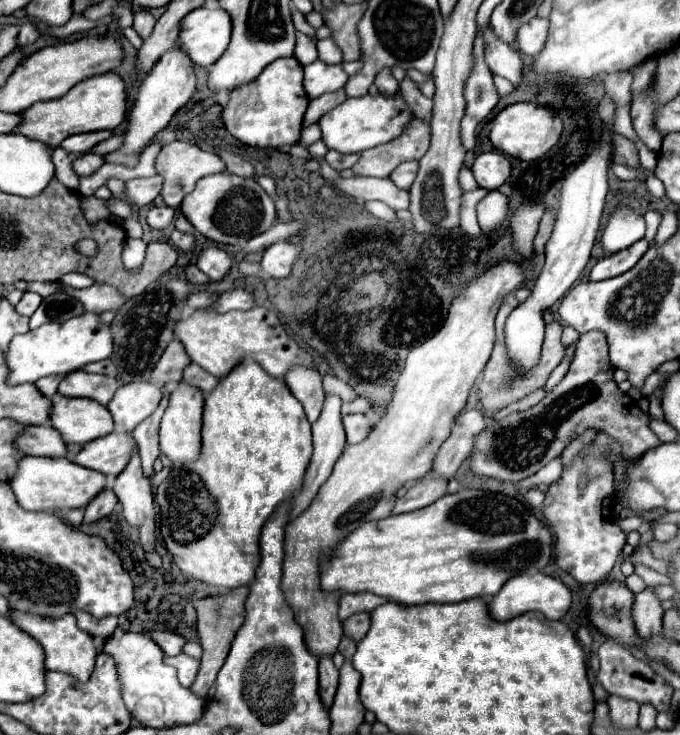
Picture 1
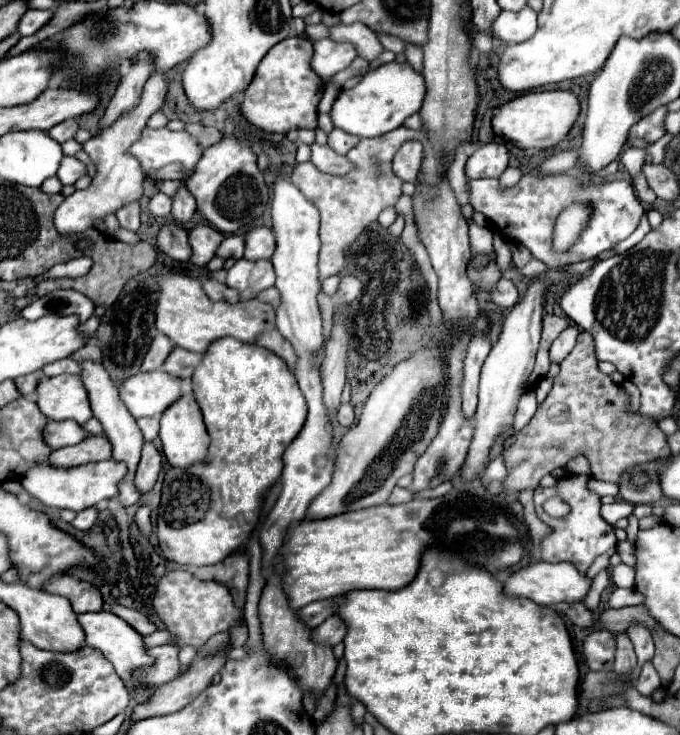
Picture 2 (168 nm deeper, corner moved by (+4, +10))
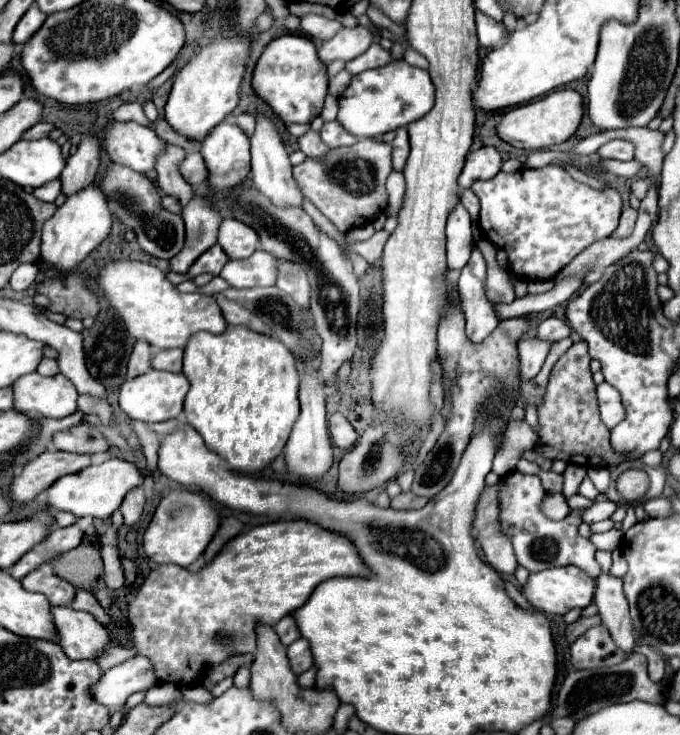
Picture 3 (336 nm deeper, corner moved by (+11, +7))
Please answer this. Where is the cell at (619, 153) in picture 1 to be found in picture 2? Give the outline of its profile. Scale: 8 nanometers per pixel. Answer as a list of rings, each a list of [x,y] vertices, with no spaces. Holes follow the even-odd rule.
[[[643,174],[637,178],[637,180],[633,180],[633,186],[635,186],[635,192],[637,192],[637,196],[639,196],[639,200],[645,204],[645,206],[649,206],[649,204],[653,204],[655,202],[655,192],[647,186],[647,182],[645,182],[645,178],[643,178]]]

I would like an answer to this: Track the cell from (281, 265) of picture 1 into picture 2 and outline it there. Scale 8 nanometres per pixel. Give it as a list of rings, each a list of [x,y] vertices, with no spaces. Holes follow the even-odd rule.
[[[253,226],[245,232],[245,258],[271,258],[275,250],[275,236],[269,226]]]

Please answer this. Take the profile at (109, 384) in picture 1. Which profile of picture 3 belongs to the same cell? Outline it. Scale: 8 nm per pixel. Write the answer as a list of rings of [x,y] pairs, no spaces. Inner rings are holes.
[[[46,357],[40,361],[40,365],[38,365],[36,371],[38,371],[40,375],[46,375],[46,377],[52,377],[52,375],[58,375],[58,373],[60,373],[56,361],[54,361],[54,359],[46,359]]]

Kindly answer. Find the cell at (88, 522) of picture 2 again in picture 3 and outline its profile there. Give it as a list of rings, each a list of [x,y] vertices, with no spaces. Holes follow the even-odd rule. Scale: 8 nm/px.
[[[78,523],[64,527],[64,529],[54,529],[46,541],[42,541],[34,549],[30,549],[24,557],[20,557],[20,561],[16,565],[12,565],[10,575],[16,579],[22,579],[24,575],[28,575],[32,569],[46,563],[48,559],[74,549],[80,541],[82,541],[82,531],[80,531]]]

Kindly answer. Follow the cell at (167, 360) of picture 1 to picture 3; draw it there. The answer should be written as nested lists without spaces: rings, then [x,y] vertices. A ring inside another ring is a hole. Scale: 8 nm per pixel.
[[[138,341],[134,345],[134,351],[130,355],[130,363],[128,363],[128,377],[138,377],[140,373],[146,373],[152,369],[152,355],[154,349],[148,345],[148,341]]]

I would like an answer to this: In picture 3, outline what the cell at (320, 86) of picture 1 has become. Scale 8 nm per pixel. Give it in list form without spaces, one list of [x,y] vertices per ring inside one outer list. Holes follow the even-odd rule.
[[[358,25],[354,29],[344,27],[340,29],[340,33],[336,37],[332,37],[330,41],[324,41],[322,47],[318,49],[318,57],[324,65],[330,65],[336,59],[342,61],[352,61],[358,55],[362,55],[372,43],[372,31]]]

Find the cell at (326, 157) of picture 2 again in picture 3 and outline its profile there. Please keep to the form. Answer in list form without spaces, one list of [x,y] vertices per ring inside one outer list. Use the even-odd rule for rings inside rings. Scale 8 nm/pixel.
[[[312,129],[298,139],[300,143],[300,151],[306,153],[306,157],[324,157],[324,153],[328,153],[328,147],[320,141],[320,135],[314,133]]]

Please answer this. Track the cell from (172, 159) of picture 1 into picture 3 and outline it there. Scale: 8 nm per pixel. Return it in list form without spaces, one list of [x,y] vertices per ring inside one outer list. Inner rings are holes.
[[[108,123],[104,129],[104,151],[108,157],[126,165],[142,175],[154,169],[156,159],[164,153],[166,143],[156,135],[154,129],[140,123]]]

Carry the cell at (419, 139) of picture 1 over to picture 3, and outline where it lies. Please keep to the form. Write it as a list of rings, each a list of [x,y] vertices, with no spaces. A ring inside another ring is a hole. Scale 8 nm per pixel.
[[[360,139],[352,147],[330,149],[322,159],[306,159],[294,167],[294,179],[304,193],[340,233],[370,223],[378,213],[388,207],[386,179],[392,173],[390,163],[392,145],[380,139]]]

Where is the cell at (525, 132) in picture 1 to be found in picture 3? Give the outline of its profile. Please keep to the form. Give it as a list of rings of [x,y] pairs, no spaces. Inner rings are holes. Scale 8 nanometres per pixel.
[[[560,89],[546,97],[534,99],[526,105],[516,105],[510,111],[506,111],[502,115],[502,121],[496,125],[496,133],[502,141],[518,149],[532,149],[532,151],[548,149],[552,145],[564,143],[570,135],[574,135],[574,131],[582,121],[582,115],[584,115],[582,97],[572,89]]]

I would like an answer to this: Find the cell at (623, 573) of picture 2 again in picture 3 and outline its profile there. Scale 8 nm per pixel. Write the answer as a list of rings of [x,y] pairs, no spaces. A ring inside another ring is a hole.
[[[616,549],[616,551],[612,551],[612,559],[614,559],[614,563],[612,563],[612,567],[610,567],[610,571],[614,573],[614,577],[624,577],[624,573],[626,573],[626,569],[628,569],[628,565],[626,565],[626,561],[624,561],[624,557],[622,557],[622,553],[620,553],[620,549]]]

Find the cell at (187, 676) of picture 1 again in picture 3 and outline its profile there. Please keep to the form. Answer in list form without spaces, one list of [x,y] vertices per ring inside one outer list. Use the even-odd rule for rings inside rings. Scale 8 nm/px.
[[[138,655],[104,671],[104,677],[92,687],[92,693],[98,703],[118,709],[124,707],[132,693],[148,691],[154,685],[156,673],[152,673],[152,661]]]

